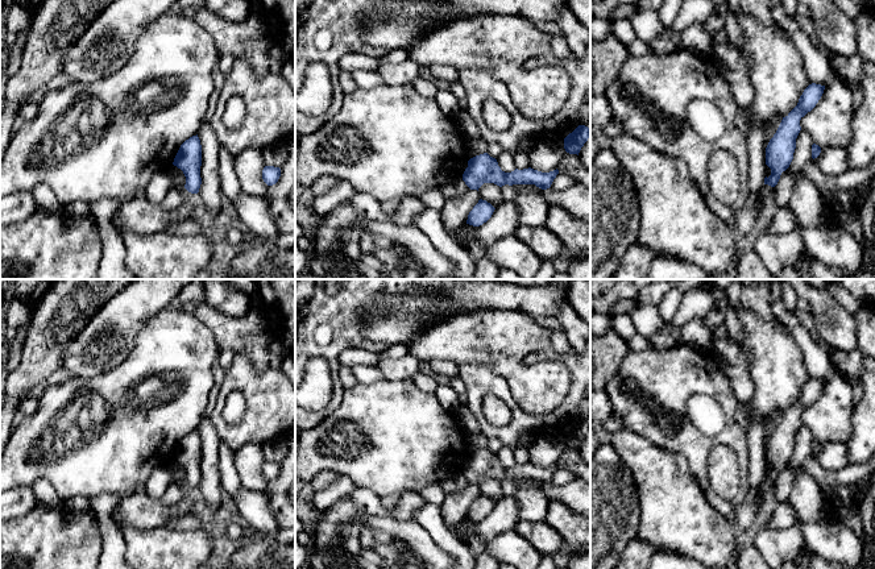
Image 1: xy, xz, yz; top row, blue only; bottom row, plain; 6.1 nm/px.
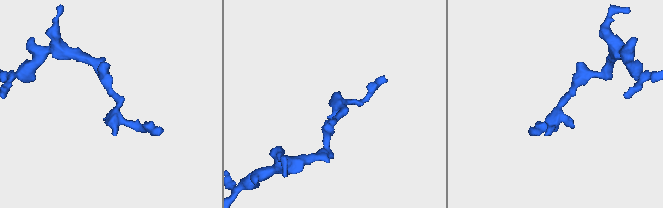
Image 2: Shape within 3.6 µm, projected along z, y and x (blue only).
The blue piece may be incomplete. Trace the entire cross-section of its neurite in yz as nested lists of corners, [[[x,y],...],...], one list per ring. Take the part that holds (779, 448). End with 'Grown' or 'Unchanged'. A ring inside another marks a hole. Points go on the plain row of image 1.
[[[809,379],[800,391],[797,400],[783,412],[766,443],[766,460],[771,464],[771,470],[764,473],[764,479],[775,482],[781,468],[789,462],[796,444],[796,433],[801,425],[800,415],[816,402],[824,385],[825,381]]]. Unchanged

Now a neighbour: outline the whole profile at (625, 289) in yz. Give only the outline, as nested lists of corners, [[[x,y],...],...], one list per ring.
[[[619,279],[614,287],[602,296],[590,298],[590,308],[596,313],[614,316],[611,308],[623,299],[634,299],[639,291],[651,283],[668,283],[673,286],[680,279]]]

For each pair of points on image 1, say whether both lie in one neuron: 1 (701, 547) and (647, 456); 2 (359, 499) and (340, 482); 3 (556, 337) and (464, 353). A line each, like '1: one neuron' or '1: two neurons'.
1: one neuron
2: two neurons
3: two neurons

